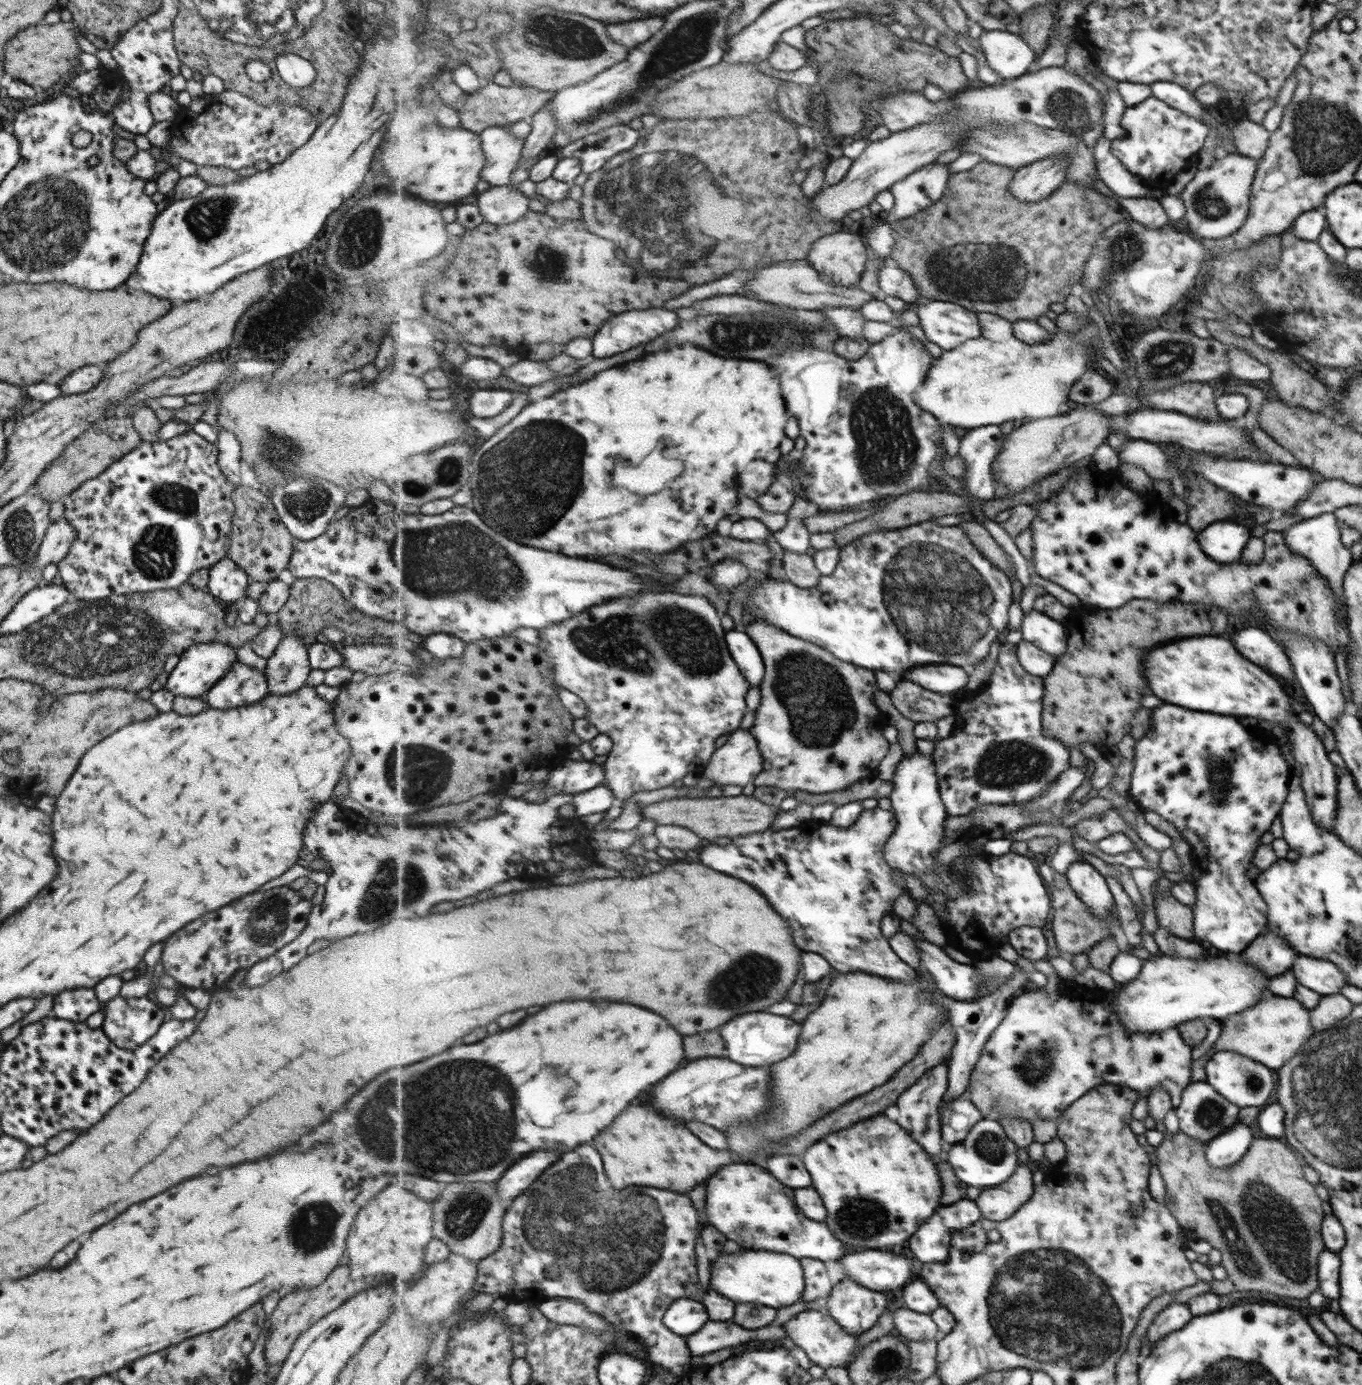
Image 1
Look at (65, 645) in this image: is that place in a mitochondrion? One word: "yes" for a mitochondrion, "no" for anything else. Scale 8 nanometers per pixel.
yes

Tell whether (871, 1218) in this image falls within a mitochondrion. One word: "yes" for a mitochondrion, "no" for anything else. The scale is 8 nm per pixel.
yes

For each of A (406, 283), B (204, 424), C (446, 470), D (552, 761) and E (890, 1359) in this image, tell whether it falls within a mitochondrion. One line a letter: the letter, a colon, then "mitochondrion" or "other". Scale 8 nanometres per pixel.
A: other
B: other
C: mitochondrion
D: other
E: mitochondrion

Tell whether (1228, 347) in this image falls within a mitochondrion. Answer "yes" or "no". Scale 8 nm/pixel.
no

